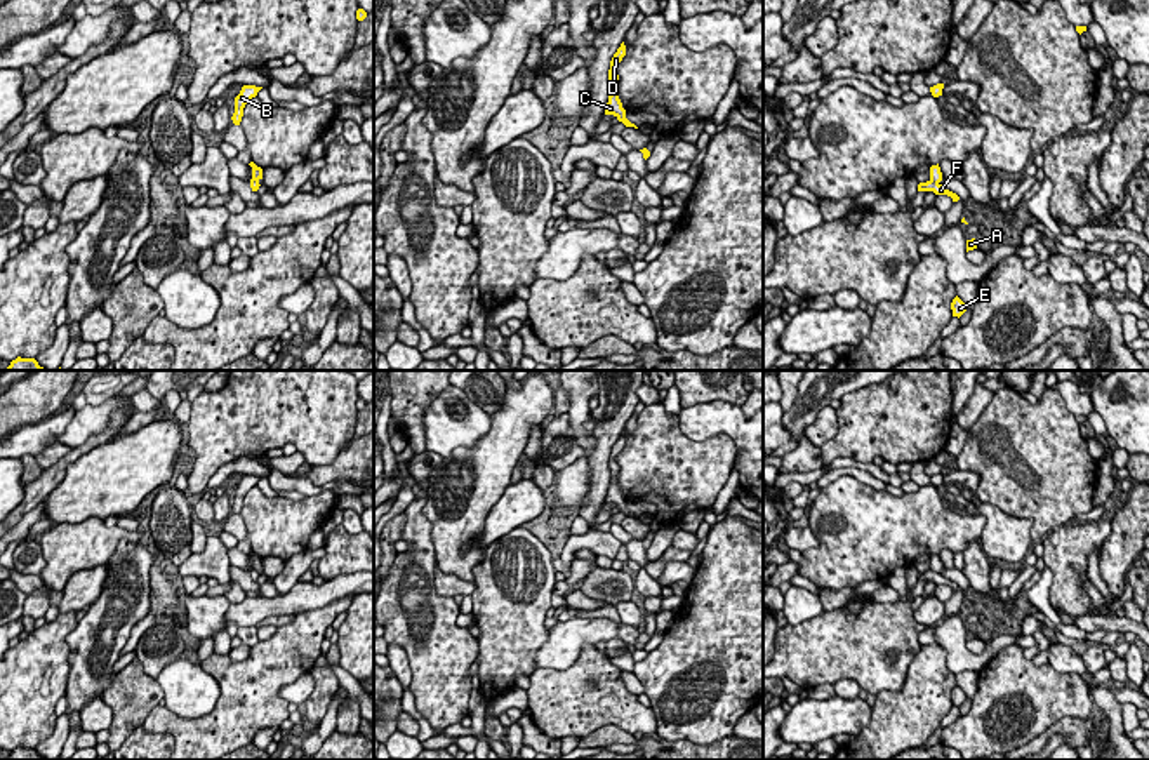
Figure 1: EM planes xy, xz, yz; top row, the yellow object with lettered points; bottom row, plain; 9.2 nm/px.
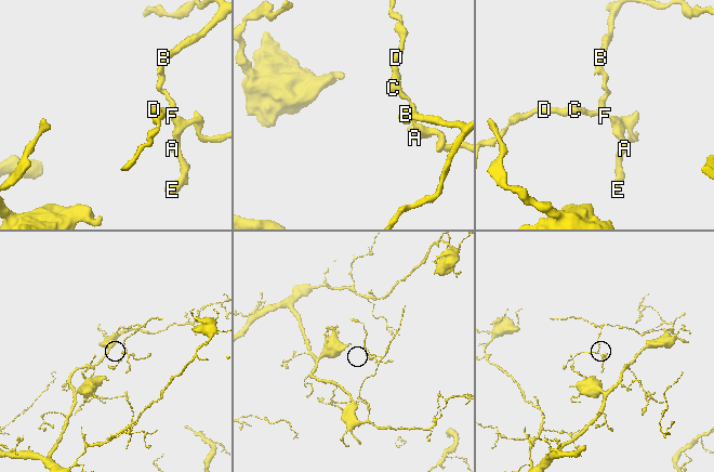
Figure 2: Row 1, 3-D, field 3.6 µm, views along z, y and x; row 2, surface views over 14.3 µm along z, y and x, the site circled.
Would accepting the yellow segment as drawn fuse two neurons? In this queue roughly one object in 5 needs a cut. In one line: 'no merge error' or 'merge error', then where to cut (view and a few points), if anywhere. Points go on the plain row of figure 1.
merge error | yz (930, 567), (937, 573)

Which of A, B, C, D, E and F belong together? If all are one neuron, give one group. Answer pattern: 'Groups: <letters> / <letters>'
Groups: A C D E F / B

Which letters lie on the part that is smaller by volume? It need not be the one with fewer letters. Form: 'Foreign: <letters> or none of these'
Foreign: A, C, D, E, F

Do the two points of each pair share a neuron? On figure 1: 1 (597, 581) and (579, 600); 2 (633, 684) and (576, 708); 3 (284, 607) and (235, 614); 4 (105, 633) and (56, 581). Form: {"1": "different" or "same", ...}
{"1": "different", "2": "different", "3": "same", "4": "different"}

